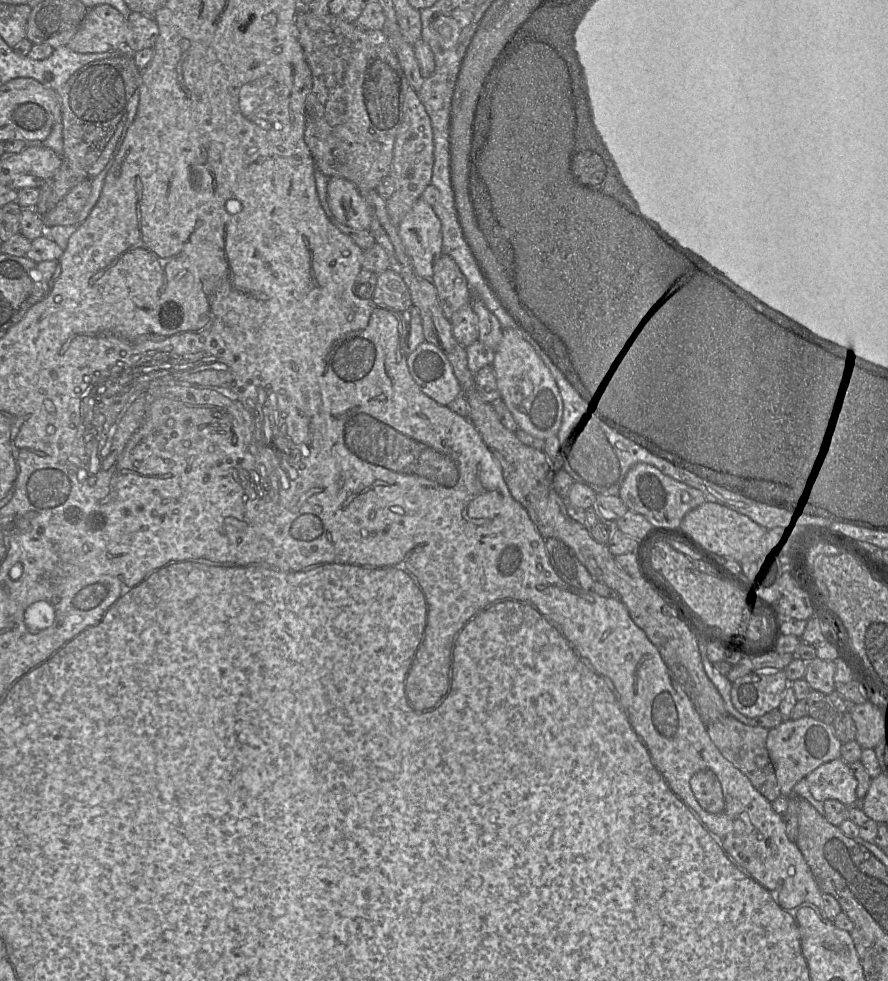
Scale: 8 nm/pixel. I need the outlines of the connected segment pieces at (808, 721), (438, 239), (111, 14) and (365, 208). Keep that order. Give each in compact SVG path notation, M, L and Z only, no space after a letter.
M807 715L799 719L784 720L775 728L769 729L766 747L773 763L781 795L792 795L795 784L820 765L840 758L841 742L836 737L831 724L816 720Z
M418 199L397 227L414 271L431 280L434 265L443 255L441 222L433 207Z
M101 4L87 11L67 46L77 53L121 51L127 34L127 17L110 5Z
M339 177L329 178L327 199L332 214L342 224L358 230L369 230L371 209L352 182Z

